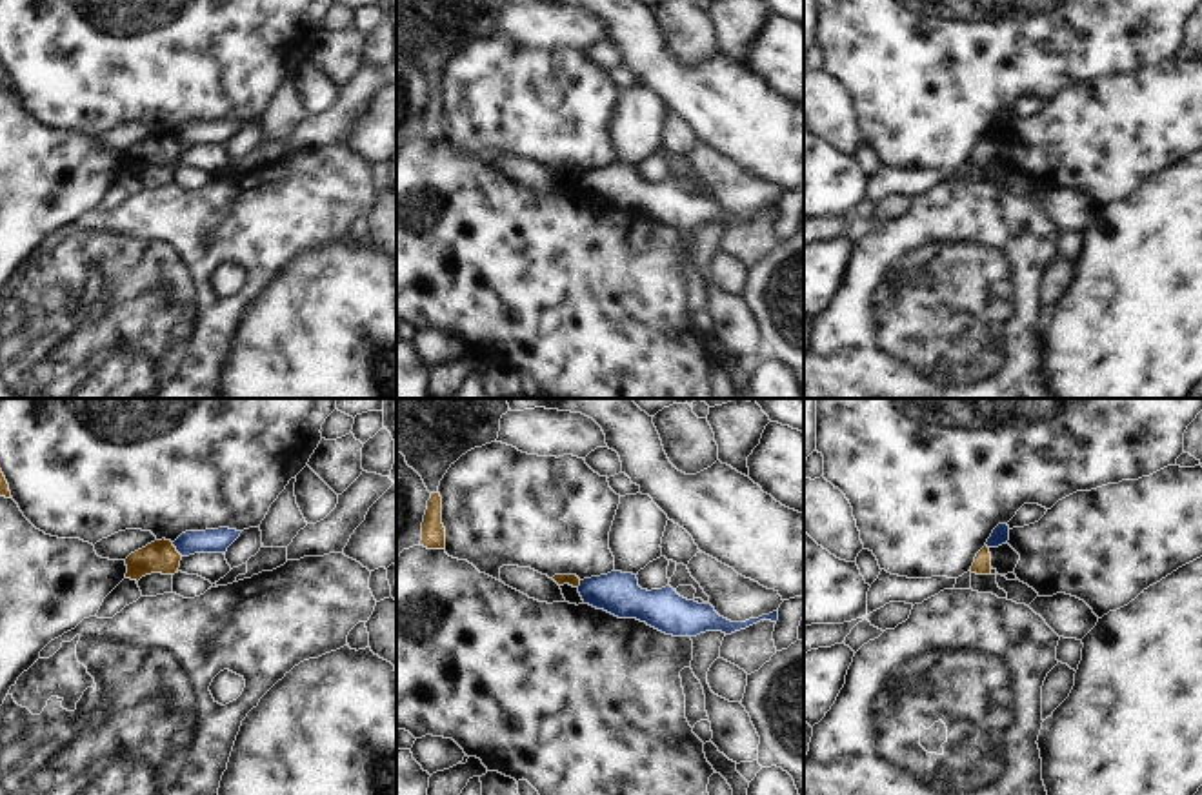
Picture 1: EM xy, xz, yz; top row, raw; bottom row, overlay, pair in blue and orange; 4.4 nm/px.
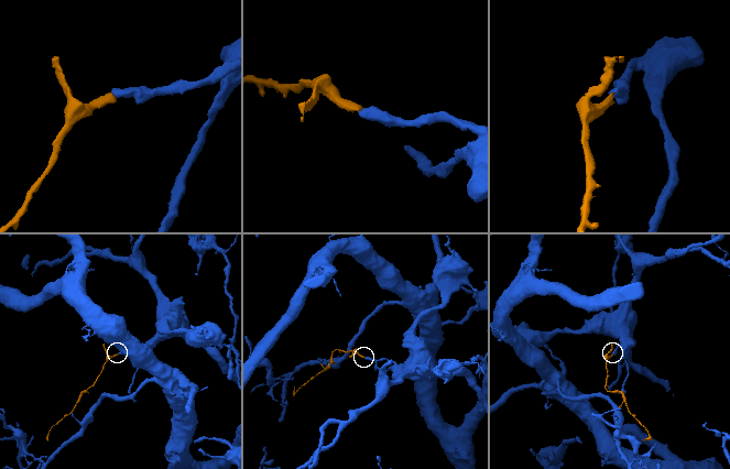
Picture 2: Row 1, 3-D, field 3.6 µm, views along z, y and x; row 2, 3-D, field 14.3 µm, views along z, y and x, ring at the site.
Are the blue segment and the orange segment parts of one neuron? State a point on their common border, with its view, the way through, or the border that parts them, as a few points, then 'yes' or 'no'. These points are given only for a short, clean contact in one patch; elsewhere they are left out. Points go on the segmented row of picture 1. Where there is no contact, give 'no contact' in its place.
xy (177, 550) | along xy (171, 543), (182, 555) | no

